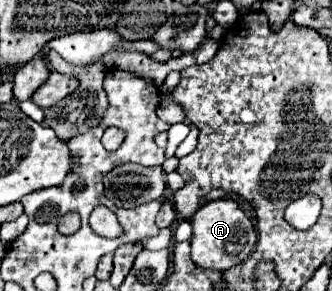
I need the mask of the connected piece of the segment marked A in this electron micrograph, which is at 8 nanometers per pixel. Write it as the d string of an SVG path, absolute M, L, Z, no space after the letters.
M217 199L201 205L197 213L191 217L193 237L191 237L191 259L199 267L209 267L217 271L227 271L239 263L243 263L257 243L257 233L253 229L251 219L233 199Z

